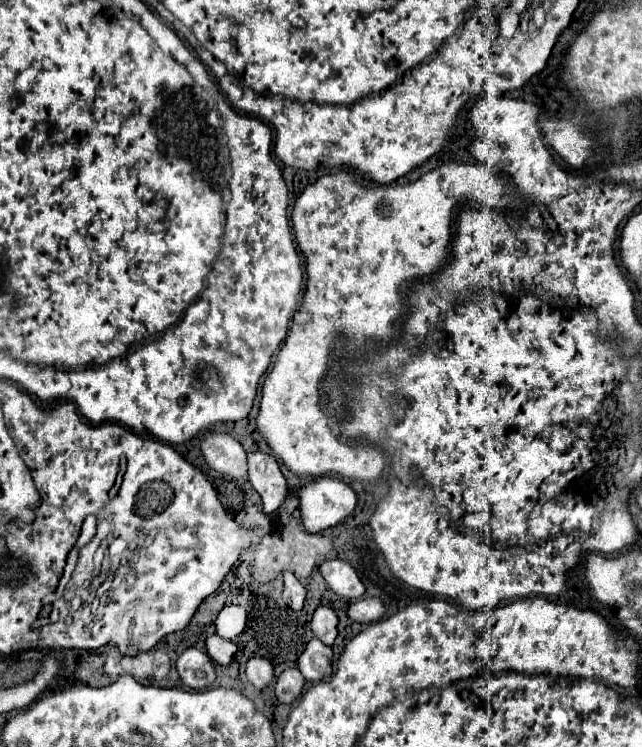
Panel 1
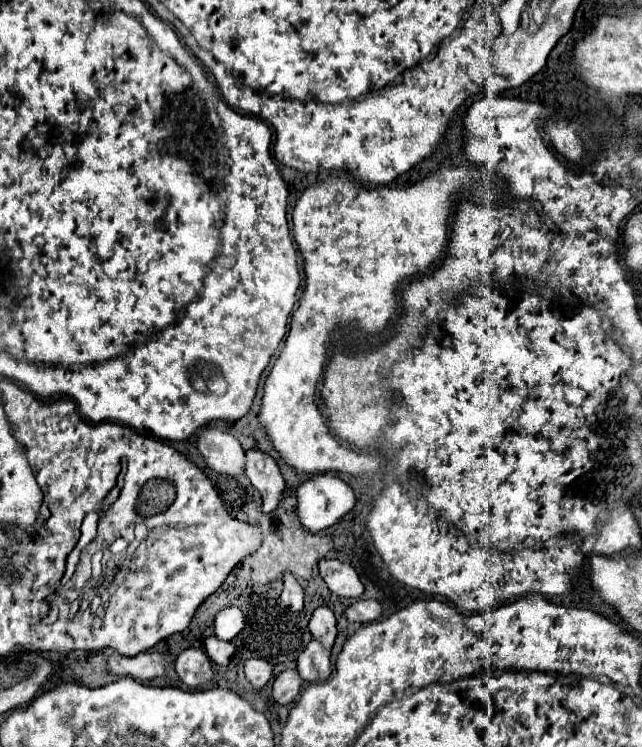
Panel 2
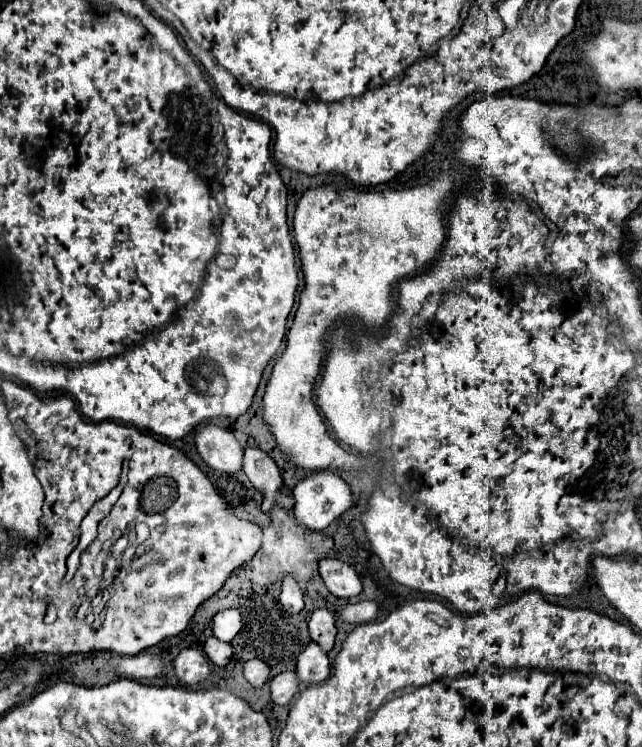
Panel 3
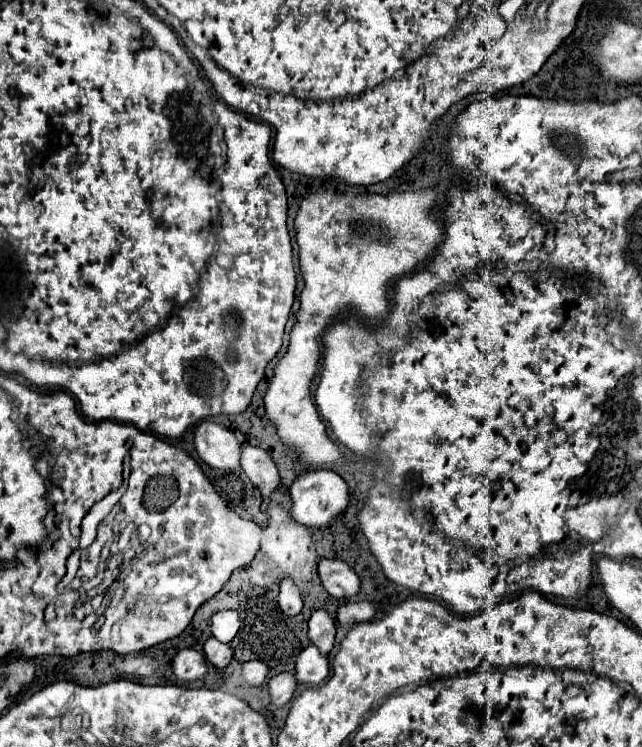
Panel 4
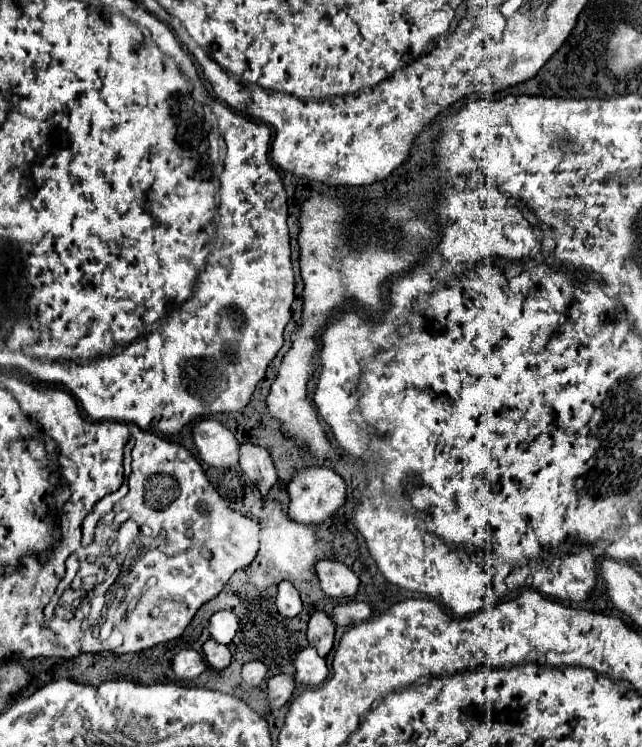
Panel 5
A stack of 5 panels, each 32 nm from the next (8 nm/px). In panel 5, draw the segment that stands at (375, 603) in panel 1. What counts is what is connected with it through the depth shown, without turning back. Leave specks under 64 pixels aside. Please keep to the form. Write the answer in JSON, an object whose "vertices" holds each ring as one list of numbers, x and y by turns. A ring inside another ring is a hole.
{"vertices":[[346,602,334,608,332,620,336,622,336,626,352,626,366,622,370,616,372,616,372,606,368,602]]}

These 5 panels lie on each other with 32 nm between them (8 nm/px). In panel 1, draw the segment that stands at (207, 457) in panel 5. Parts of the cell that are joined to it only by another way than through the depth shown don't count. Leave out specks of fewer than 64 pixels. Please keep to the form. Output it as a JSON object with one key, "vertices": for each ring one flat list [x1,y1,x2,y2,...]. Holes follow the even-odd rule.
{"vertices":[[208,432,204,434,204,440,200,442,200,450,208,466,214,468,216,472,230,476,230,478,248,476,246,452,234,436,222,434,222,432]]}

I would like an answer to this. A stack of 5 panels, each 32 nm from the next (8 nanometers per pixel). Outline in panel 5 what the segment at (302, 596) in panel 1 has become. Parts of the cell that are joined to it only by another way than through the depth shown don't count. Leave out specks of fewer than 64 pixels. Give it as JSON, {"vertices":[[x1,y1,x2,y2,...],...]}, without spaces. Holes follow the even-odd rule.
{"vertices":[[282,580,278,584,278,596,276,596,276,606,278,606,278,612,282,616,296,616,300,610,302,610,302,600,300,600,300,594,296,590,296,586,290,582,290,580]]}

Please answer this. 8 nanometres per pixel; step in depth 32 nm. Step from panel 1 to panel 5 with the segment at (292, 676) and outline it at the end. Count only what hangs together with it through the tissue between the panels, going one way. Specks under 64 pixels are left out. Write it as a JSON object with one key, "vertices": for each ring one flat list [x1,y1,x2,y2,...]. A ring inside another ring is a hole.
{"vertices":[[290,674,272,676,268,680,268,700,270,700,270,704,274,708,284,706,292,698,294,688,296,688,296,684,294,684,294,678]]}

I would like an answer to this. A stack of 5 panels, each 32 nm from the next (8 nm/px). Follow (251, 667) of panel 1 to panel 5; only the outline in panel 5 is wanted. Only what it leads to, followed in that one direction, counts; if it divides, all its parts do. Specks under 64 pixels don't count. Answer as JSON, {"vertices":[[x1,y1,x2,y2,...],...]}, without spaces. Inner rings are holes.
{"vertices":[[258,660,246,662,246,664,242,666,242,678,244,678,244,682,250,684,250,686,260,686,262,680,266,678,266,666,264,666,262,662,258,662]]}

